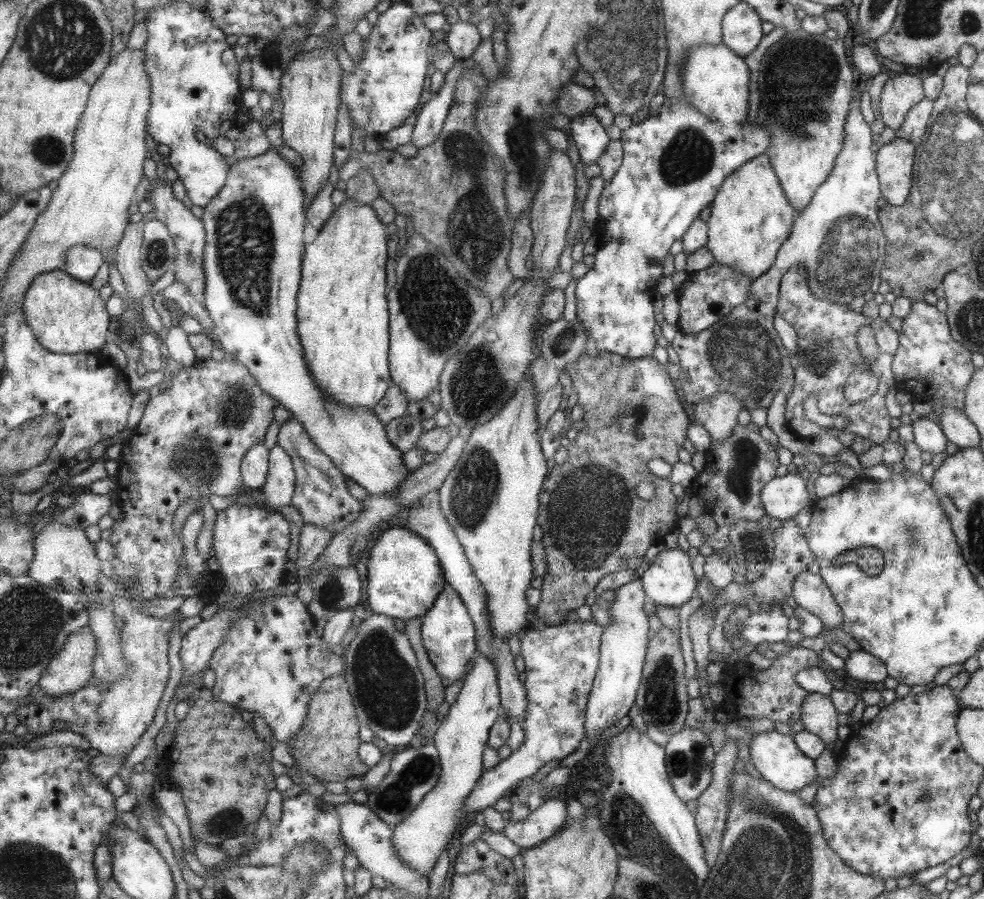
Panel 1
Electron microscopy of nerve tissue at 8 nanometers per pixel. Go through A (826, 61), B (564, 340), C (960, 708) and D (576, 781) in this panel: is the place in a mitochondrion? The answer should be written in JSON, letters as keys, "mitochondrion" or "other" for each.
{"A":"mitochondrion","B":"mitochondrion","C":"other","D":"other"}

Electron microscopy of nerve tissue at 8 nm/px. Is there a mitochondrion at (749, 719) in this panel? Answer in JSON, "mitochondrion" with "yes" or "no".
{"mitochondrion":"no"}

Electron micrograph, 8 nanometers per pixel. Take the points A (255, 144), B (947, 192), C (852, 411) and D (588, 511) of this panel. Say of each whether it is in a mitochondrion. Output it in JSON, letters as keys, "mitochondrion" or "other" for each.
{"A":"other","B":"mitochondrion","C":"other","D":"mitochondrion"}

